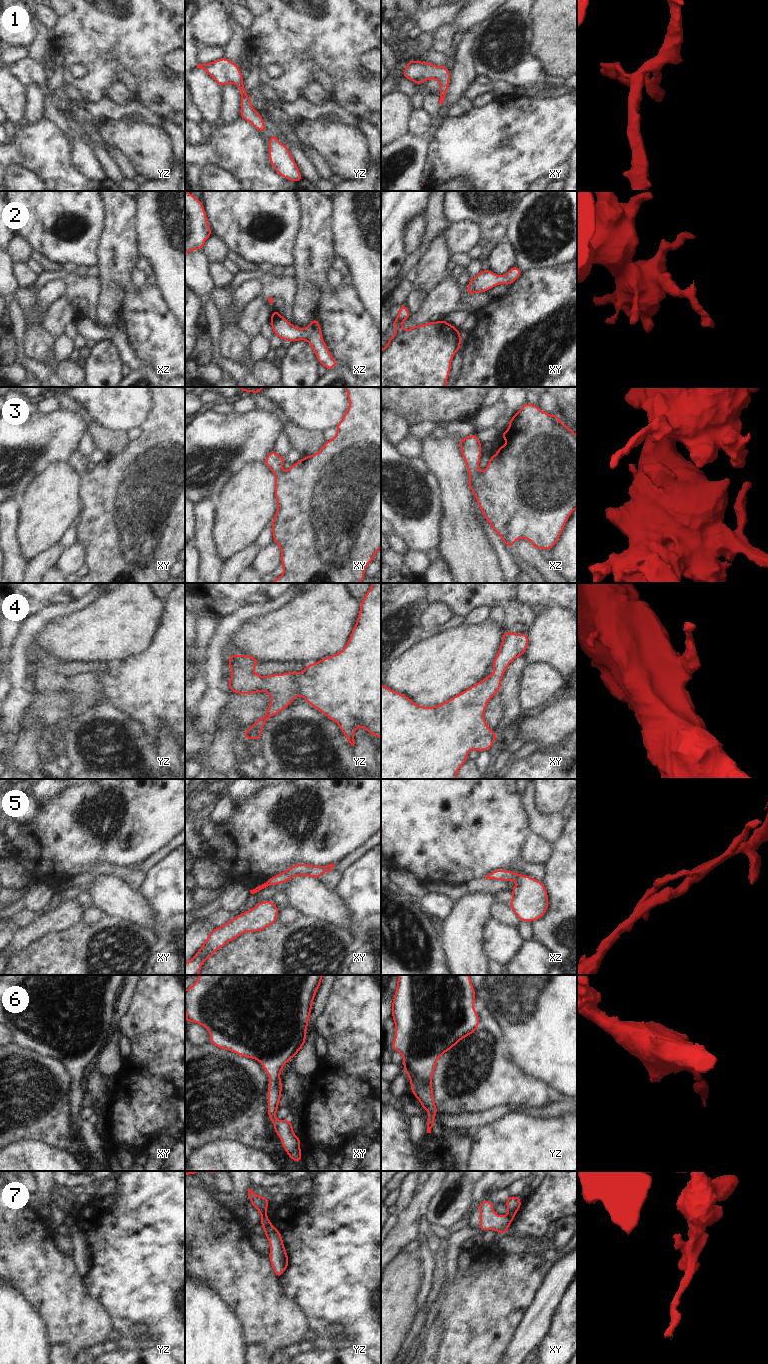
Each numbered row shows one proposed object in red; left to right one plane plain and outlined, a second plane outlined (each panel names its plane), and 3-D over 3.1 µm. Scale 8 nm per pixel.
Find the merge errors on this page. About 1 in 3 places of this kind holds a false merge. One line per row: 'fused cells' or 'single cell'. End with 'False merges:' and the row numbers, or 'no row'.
1: single cell
2: single cell
3: single cell
4: single cell
5: single cell
6: single cell
7: fused cells
False merges: 7

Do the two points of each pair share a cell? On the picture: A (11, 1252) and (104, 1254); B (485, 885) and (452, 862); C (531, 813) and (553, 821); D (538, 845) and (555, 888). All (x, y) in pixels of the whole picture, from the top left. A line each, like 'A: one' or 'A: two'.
A: two
B: two
C: one
D: two

